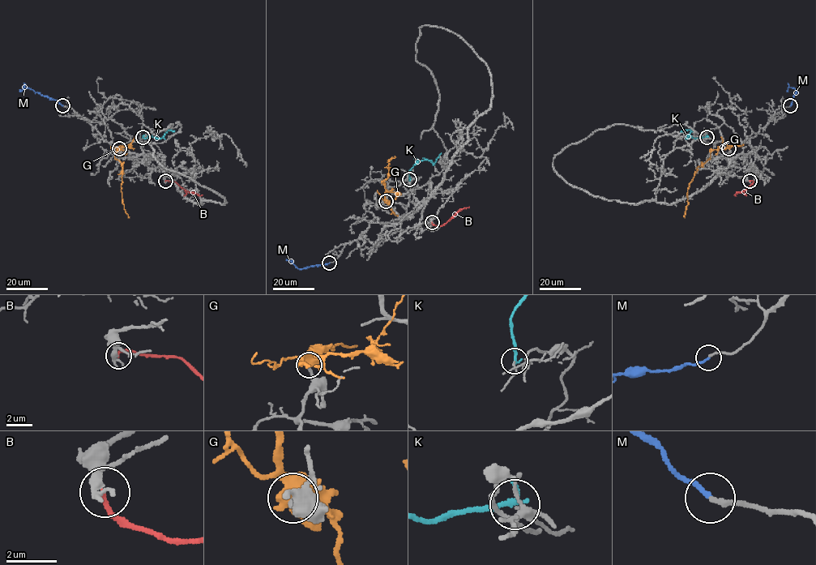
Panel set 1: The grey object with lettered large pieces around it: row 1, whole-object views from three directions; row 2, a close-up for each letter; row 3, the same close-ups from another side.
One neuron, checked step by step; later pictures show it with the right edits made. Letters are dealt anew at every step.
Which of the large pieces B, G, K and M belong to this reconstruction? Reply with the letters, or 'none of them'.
M

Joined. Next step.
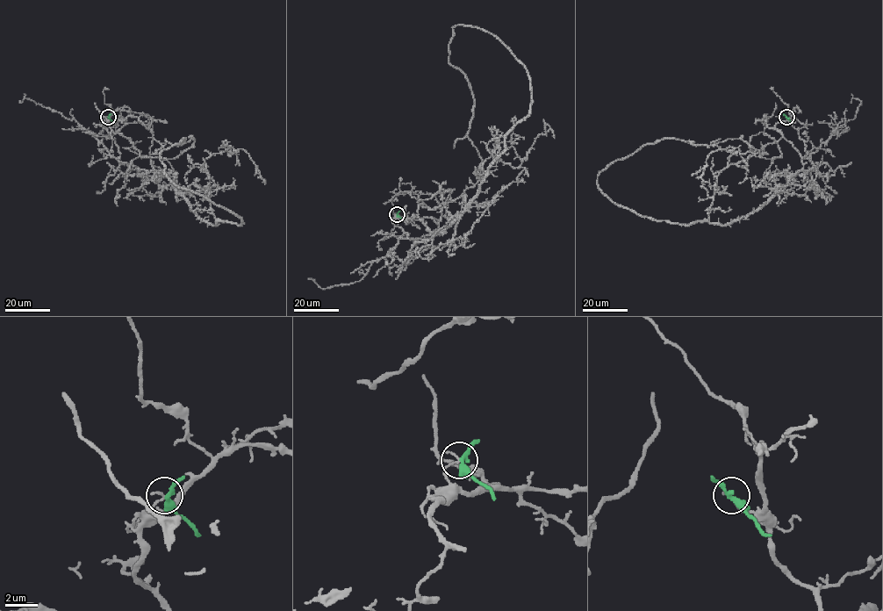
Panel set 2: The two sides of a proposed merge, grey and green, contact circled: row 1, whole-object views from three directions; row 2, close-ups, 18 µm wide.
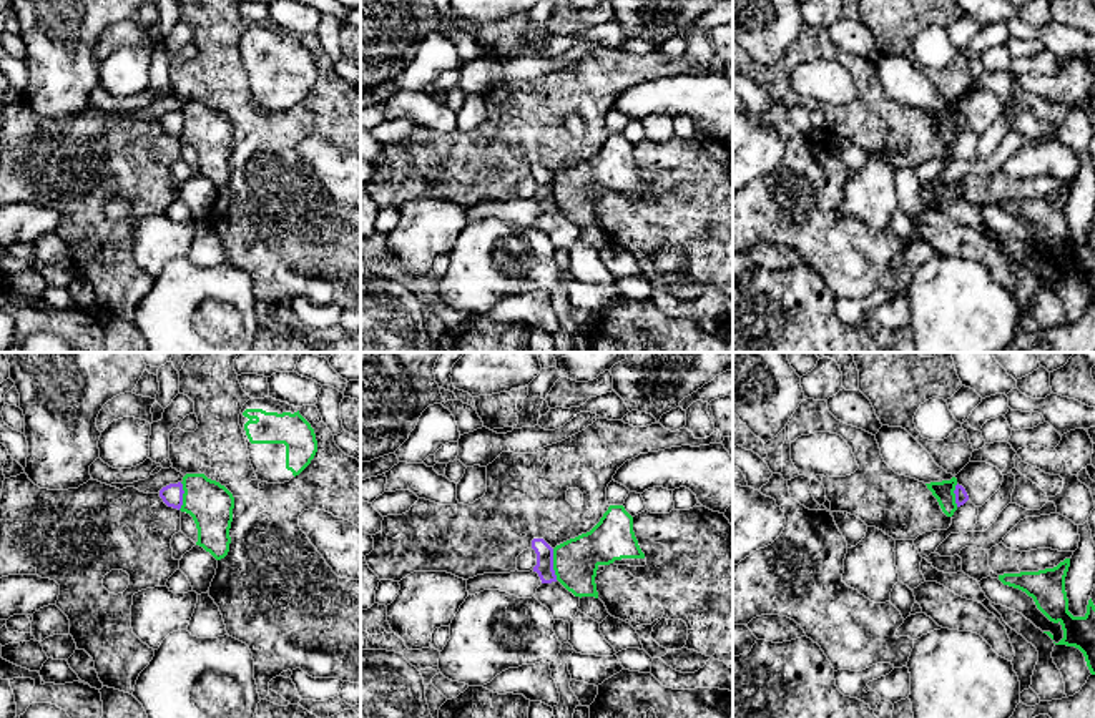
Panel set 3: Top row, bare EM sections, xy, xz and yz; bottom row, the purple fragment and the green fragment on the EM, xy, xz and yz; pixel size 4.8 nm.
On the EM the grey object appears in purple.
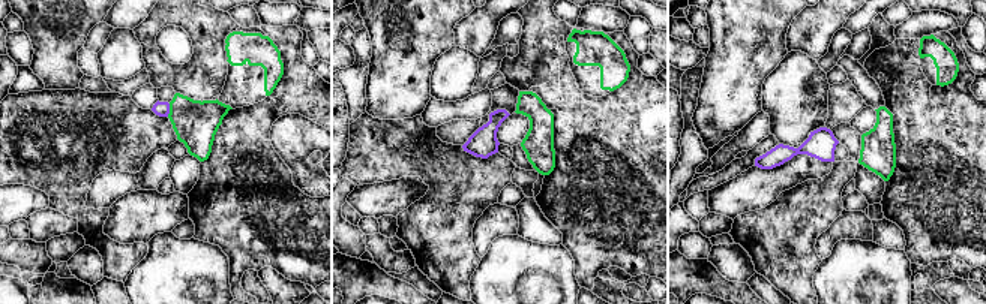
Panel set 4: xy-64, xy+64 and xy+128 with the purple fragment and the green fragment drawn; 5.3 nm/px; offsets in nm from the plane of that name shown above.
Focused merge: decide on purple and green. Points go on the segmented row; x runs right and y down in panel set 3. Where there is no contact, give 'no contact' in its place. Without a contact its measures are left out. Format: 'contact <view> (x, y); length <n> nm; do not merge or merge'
contact xz (552, 564); length 150 nm; do not merge

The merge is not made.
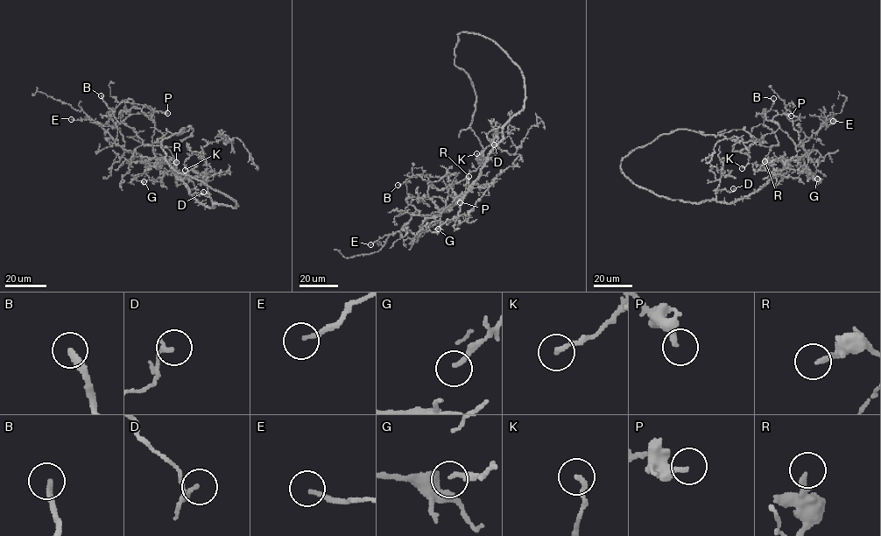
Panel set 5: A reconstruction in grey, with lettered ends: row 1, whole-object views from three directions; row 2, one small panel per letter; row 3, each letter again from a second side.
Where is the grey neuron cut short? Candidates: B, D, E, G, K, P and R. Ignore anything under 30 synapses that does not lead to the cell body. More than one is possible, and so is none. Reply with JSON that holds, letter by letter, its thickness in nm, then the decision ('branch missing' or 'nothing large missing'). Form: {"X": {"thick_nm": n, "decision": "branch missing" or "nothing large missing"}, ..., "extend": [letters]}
{"B": {"thick_nm": 220, "decision": "branch missing"}, "D": {"thick_nm": 170, "decision": "nothing large missing"}, "E": {"thick_nm": 150, "decision": "nothing large missing"}, "G": {"thick_nm": 180, "decision": "nothing large missing"}, "K": {"thick_nm": 190, "decision": "nothing large missing"}, "P": {"thick_nm": 260, "decision": "nothing large missing"}, "R": {"thick_nm": 200, "decision": "nothing large missing"}, "extend": ["B"]}

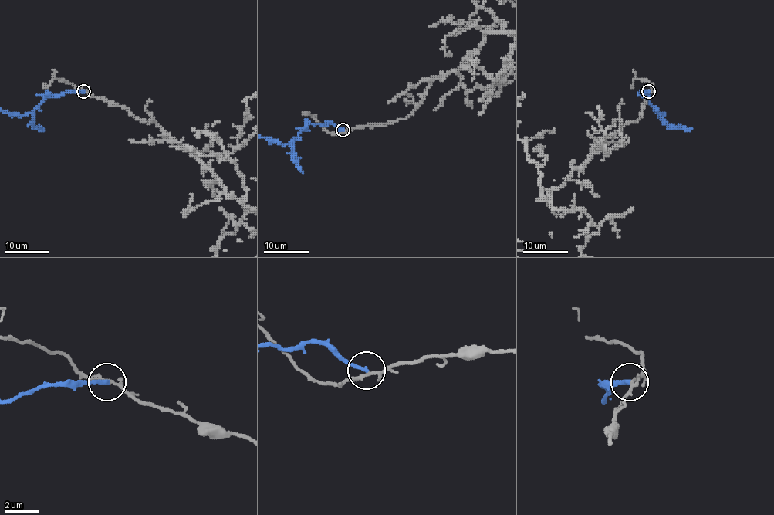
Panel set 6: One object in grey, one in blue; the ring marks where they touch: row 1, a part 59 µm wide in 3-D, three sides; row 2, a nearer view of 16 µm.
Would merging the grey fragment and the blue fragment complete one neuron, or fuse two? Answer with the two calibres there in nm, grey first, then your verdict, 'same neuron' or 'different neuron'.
190 nm thick on the grey side, 220 nm on the other; different neuron

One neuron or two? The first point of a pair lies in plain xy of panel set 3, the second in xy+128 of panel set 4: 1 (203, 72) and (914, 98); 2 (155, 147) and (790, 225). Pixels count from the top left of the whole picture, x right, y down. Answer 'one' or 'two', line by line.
1: one
2: one

